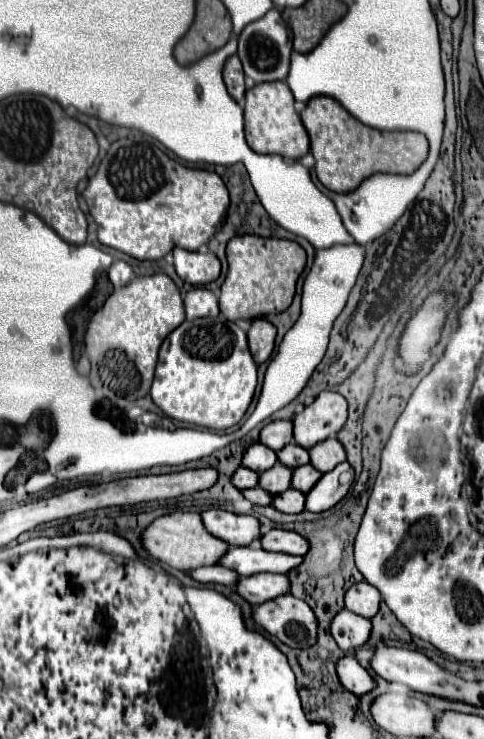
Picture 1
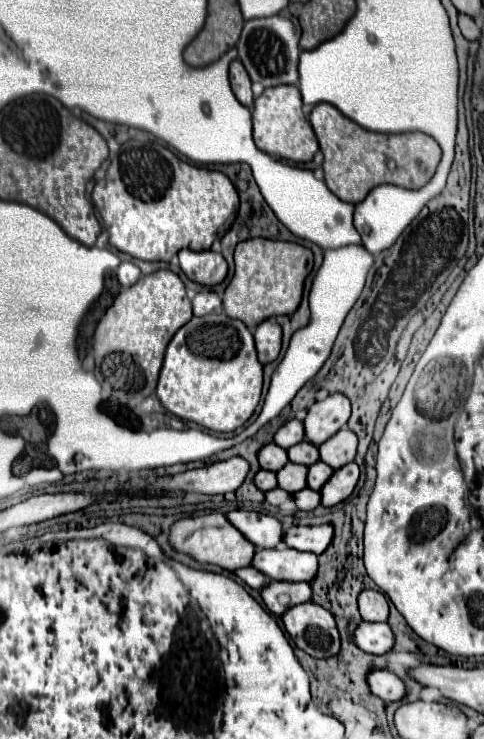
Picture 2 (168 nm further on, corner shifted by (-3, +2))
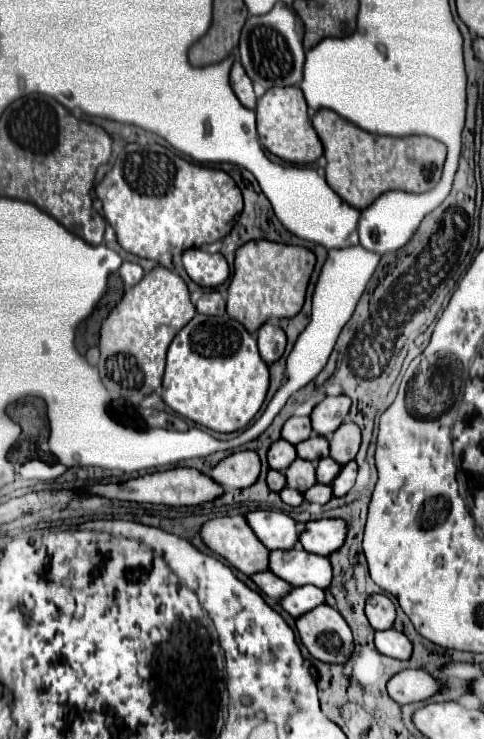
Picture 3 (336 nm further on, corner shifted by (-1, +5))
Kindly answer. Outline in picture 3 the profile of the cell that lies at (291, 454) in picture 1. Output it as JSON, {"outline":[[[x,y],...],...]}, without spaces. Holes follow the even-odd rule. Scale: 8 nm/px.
{"outline":[[[312,434],[310,440],[304,440],[302,444],[296,446],[296,452],[302,460],[310,460],[310,462],[318,462],[322,458],[328,456],[328,440],[322,436]]]}

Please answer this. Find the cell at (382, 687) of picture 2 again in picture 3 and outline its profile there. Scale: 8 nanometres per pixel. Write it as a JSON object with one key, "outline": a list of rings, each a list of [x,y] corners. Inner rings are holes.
{"outline":[[[410,668],[394,674],[386,684],[390,698],[398,704],[410,704],[410,702],[426,700],[432,694],[436,694],[440,690],[440,686],[442,684],[436,678],[432,678],[428,672],[410,670]]]}

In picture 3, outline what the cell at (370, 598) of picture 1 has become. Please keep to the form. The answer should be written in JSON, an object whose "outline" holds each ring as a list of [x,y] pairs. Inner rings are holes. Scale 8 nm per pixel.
{"outline":[[[372,594],[366,600],[366,616],[368,616],[368,622],[372,624],[374,630],[388,630],[394,624],[396,610],[394,610],[394,604],[388,596]]]}

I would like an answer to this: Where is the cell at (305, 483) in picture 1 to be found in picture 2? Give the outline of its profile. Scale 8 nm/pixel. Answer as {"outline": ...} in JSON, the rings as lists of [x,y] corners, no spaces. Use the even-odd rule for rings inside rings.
{"outline":[[[324,461],[314,463],[314,465],[310,467],[310,471],[308,471],[308,487],[320,491],[320,489],[324,487],[324,483],[332,477],[332,473],[334,473],[334,469],[328,467]]]}

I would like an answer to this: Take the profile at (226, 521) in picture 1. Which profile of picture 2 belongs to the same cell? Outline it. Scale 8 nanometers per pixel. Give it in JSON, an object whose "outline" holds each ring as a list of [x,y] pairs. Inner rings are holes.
{"outline":[[[238,509],[238,511],[230,511],[228,519],[258,549],[272,549],[284,539],[282,523],[268,513]]]}

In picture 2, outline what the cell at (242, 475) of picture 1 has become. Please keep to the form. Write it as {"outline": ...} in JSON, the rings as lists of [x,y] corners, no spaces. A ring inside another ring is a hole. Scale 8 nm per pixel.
{"outline":[[[264,469],[258,471],[254,483],[256,483],[256,487],[258,487],[260,491],[270,491],[270,489],[276,489],[276,487],[278,487],[278,483],[276,483],[276,473],[264,471]]]}

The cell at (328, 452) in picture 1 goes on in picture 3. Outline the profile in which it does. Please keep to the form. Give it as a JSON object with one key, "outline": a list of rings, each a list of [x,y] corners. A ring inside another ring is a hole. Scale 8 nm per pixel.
{"outline":[[[344,420],[340,424],[340,428],[328,440],[330,440],[330,458],[344,466],[350,460],[354,460],[354,456],[358,452],[360,428],[354,422]]]}

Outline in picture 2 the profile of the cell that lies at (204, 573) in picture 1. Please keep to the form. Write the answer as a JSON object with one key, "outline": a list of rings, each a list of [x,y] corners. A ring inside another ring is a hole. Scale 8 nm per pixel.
{"outline":[[[244,567],[244,569],[238,569],[236,571],[236,575],[246,583],[246,585],[250,585],[252,589],[264,589],[266,587],[266,583],[268,583],[268,577],[264,575],[264,573],[260,573],[260,571],[256,571],[254,567]]]}

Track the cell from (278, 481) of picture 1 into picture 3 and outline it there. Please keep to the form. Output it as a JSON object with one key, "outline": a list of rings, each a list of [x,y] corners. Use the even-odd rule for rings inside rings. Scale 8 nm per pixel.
{"outline":[[[296,458],[288,468],[286,468],[286,480],[288,480],[288,488],[294,488],[298,492],[306,492],[306,488],[310,488],[312,484],[316,484],[316,476],[314,476],[314,462]]]}

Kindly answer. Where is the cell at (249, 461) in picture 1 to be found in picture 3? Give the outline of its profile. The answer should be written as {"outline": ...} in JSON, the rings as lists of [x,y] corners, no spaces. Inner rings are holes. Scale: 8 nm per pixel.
{"outline":[[[282,438],[276,440],[270,446],[270,450],[268,450],[268,464],[270,464],[270,468],[280,470],[280,472],[284,472],[294,462],[294,458],[296,458],[294,446],[290,442],[282,440]]]}

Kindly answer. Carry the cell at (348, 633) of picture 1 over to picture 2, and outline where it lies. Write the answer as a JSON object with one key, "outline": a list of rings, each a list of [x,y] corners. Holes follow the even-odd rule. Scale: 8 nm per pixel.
{"outline":[[[360,623],[354,633],[354,641],[362,651],[374,655],[386,655],[394,647],[394,633],[388,623]]]}

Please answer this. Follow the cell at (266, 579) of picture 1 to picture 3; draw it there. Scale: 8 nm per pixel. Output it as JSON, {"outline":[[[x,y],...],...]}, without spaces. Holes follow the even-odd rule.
{"outline":[[[298,586],[292,588],[286,596],[280,598],[280,606],[290,614],[290,616],[302,616],[304,612],[316,608],[318,604],[324,604],[324,592],[314,586]]]}

